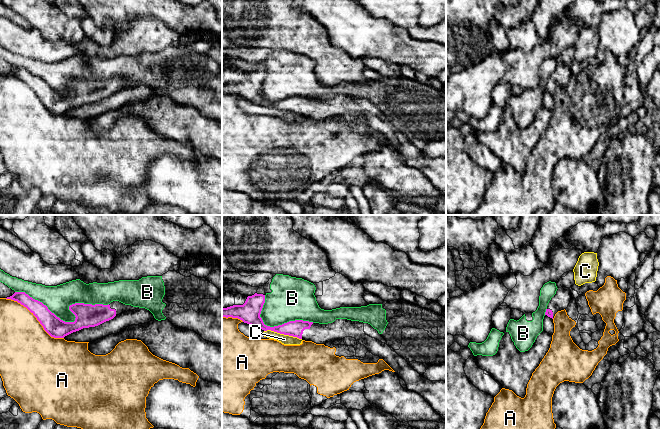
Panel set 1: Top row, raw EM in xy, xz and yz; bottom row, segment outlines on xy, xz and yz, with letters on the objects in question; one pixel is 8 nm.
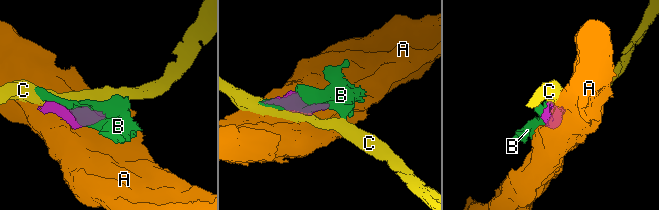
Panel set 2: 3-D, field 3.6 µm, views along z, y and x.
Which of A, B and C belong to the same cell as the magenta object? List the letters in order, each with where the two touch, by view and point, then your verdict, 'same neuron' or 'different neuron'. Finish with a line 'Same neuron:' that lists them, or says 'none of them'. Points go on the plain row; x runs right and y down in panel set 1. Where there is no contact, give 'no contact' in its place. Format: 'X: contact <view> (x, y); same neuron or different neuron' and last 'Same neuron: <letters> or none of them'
A: contact xy (36, 93); different neuron
B: contact xy (71, 98); different neuron
C: contact xz (283, 109); different neuron
Same neuron: none of them

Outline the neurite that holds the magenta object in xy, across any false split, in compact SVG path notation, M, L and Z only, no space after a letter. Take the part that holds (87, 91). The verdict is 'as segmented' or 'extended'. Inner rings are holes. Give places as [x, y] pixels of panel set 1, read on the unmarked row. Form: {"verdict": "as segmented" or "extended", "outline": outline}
{"verdict": "extended", "outline": "M15 68L6 75L17 77L26 83L37 94L44 106L54 114L64 114L83 104L98 102L113 95L116 91L139 85L139 83L125 81L119 77L113 77L108 81L75 79L69 82L69 86L76 93L75 97L65 98L42 78L33 75L25 68Z"}

